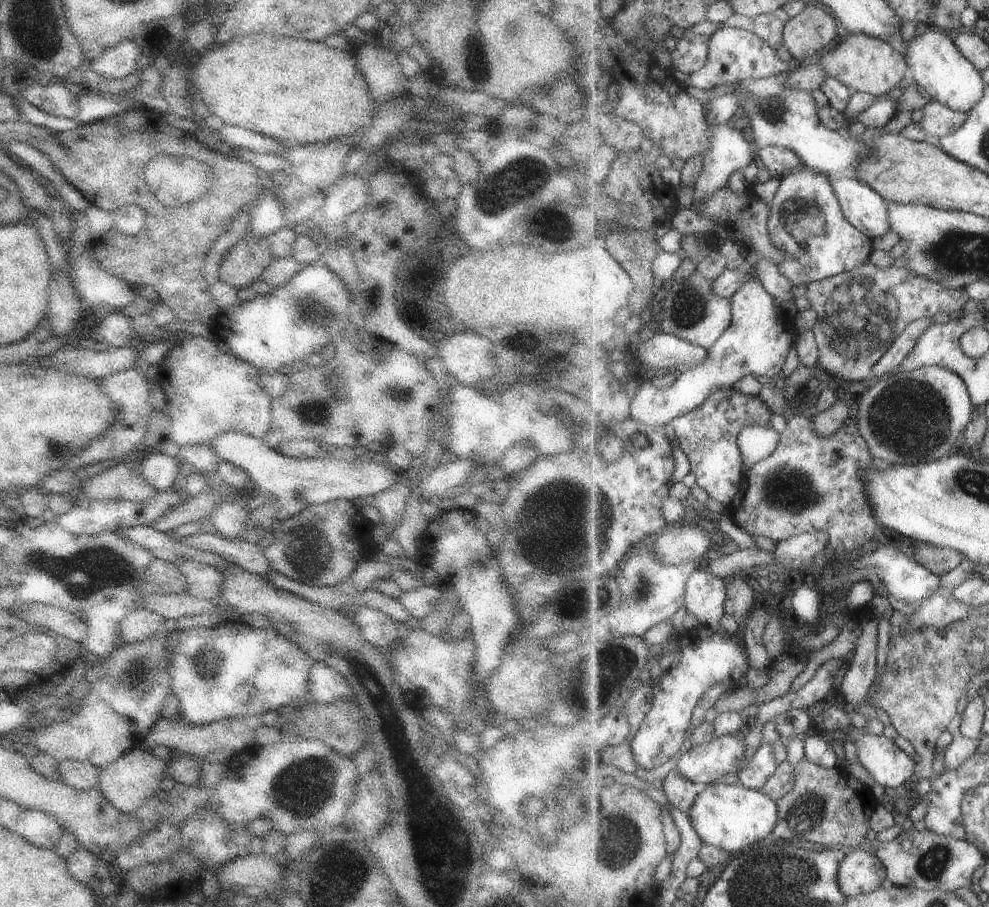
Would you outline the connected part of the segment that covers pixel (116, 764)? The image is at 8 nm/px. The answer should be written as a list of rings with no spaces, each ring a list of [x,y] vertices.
[[[137,747],[100,770],[98,789],[114,808],[129,815],[142,808],[160,790],[160,784],[167,777],[167,772],[168,765],[160,758],[156,758],[149,750]]]

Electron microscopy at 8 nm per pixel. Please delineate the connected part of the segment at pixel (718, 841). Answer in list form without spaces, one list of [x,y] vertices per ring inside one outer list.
[[[740,782],[736,785],[712,784],[709,785],[696,800],[694,808],[690,812],[696,825],[698,834],[702,836],[705,843],[718,848],[727,850],[732,854],[744,852],[749,848],[758,846],[762,840],[771,838],[774,830],[780,822],[781,812],[779,811],[779,801],[774,800],[774,797],[768,796],[760,790],[752,790]]]

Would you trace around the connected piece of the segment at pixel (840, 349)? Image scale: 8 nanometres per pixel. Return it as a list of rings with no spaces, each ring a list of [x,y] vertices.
[[[868,262],[853,271],[810,283],[808,299],[811,307],[820,316],[814,328],[820,347],[820,366],[846,380],[866,380],[873,376],[874,367],[881,362],[910,324],[915,320],[938,316],[944,312],[966,312],[970,294],[966,292],[966,287],[958,290],[946,288],[942,282],[918,276],[918,272],[912,272],[909,267],[899,268],[891,265],[888,268],[879,268]]]

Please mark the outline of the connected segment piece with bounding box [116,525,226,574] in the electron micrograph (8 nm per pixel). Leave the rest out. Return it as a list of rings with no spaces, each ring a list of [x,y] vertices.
[[[136,525],[126,530],[116,530],[116,534],[122,538],[128,538],[130,542],[135,542],[145,549],[150,550],[155,558],[164,559],[168,562],[178,562],[180,558],[192,558],[198,562],[205,562],[210,566],[214,566],[220,574],[224,574],[224,564],[226,560],[212,552],[196,550],[186,544],[180,544],[172,538],[168,538],[166,533],[156,530],[153,526]]]

